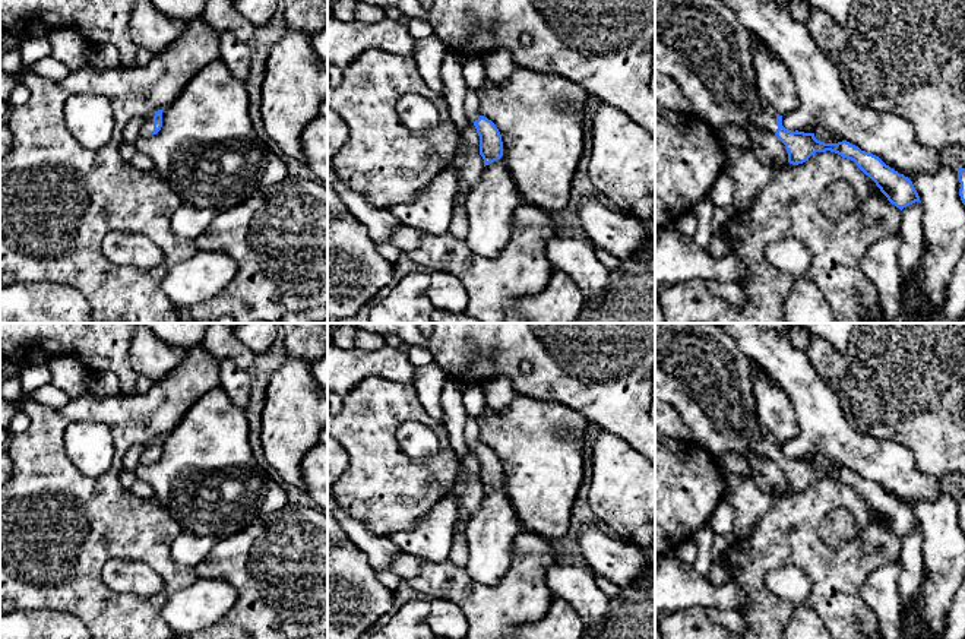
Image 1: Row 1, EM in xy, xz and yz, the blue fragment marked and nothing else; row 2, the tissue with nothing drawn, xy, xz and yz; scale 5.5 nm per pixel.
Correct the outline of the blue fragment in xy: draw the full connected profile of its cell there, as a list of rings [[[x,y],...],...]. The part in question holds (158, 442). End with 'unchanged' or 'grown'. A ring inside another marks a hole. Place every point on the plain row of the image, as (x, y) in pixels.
[[[162,437],[154,439],[149,443],[145,443],[143,453],[139,461],[139,466],[151,465],[156,462],[162,455]]] | grown

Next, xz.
[[[466,417],[463,439],[480,464],[480,483],[484,487],[484,494],[500,487],[503,484],[502,462],[491,447],[480,442],[478,420]]] | grown

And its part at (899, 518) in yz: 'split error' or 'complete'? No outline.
split error

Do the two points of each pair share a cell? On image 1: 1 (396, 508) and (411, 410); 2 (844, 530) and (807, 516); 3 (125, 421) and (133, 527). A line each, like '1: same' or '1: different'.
1: same
2: different
3: same

